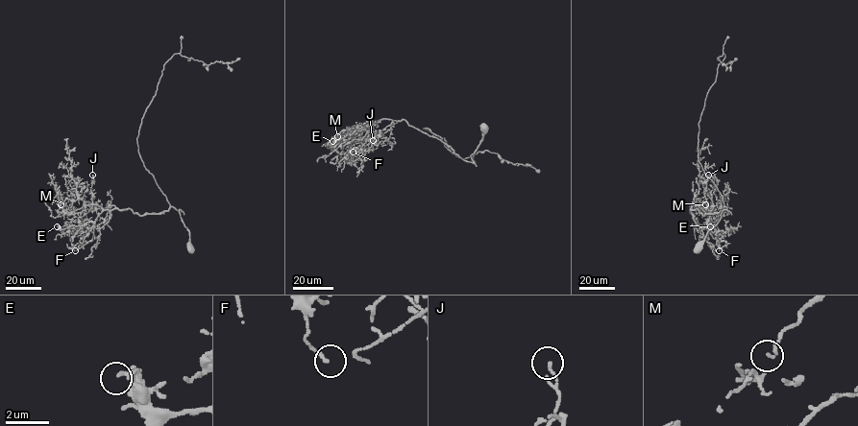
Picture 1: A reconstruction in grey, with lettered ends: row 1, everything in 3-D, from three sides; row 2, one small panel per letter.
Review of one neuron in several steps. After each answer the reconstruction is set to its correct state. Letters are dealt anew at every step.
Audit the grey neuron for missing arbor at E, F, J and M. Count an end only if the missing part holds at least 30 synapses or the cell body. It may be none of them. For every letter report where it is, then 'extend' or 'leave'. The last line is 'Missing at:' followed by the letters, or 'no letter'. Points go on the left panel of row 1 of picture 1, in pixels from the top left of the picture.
E: place (57, 226); leave
F: place (75, 250); leave
J: place (92, 175); leave
M: place (61, 204); leave
Missing at: no letter

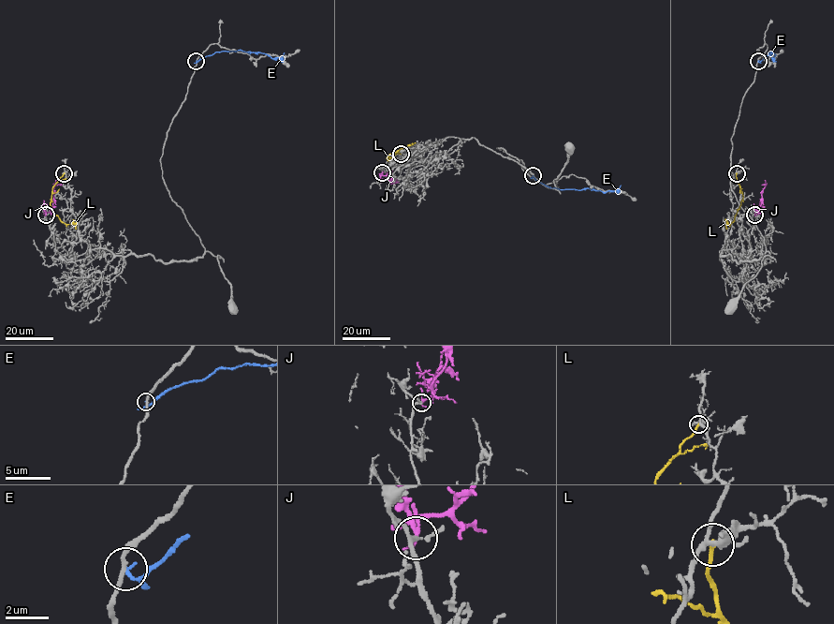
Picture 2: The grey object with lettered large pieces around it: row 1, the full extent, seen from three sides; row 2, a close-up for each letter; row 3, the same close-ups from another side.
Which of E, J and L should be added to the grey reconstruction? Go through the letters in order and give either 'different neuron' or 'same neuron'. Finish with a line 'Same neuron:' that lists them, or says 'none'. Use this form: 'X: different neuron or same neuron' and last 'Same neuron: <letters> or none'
E: different neuron
J: same neuron
L: different neuron
Same neuron: J

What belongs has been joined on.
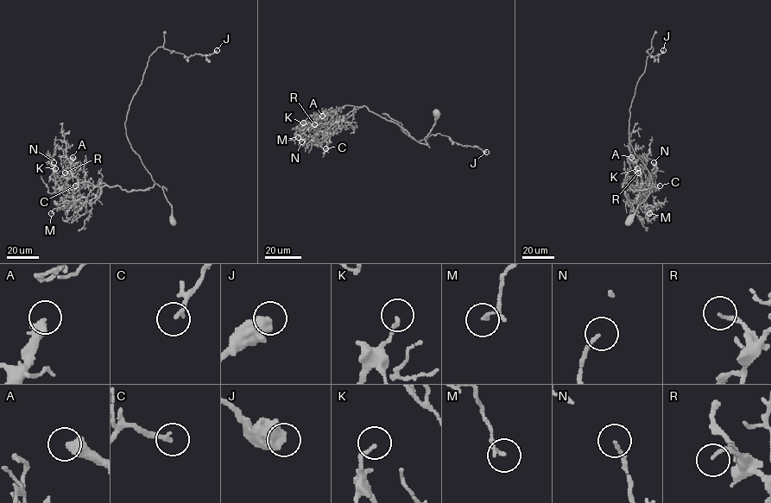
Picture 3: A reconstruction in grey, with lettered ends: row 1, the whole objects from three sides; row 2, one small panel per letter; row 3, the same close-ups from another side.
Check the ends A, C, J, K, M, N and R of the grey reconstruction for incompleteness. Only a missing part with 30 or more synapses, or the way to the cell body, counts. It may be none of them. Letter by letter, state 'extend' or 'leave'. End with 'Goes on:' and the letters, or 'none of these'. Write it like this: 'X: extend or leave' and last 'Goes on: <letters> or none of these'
A: leave
C: extend
J: leave
K: leave
M: leave
N: leave
R: leave
Goes on: C

